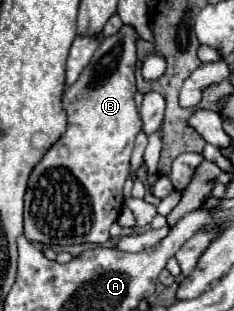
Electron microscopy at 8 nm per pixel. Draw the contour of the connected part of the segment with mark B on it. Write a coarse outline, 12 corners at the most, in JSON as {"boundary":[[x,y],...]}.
{"boundary":[[137,31],[65,89],[25,193],[31,243],[101,245],[141,117]]}

